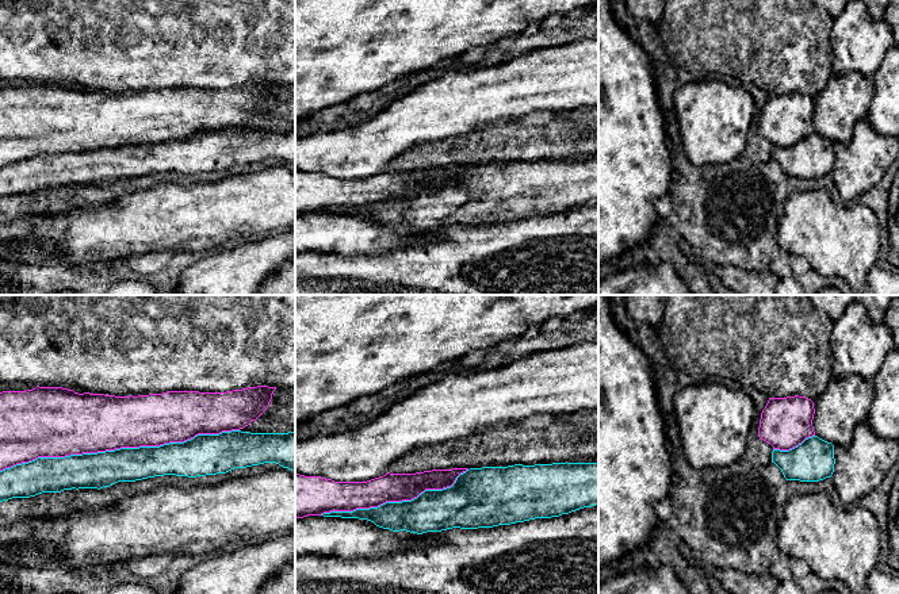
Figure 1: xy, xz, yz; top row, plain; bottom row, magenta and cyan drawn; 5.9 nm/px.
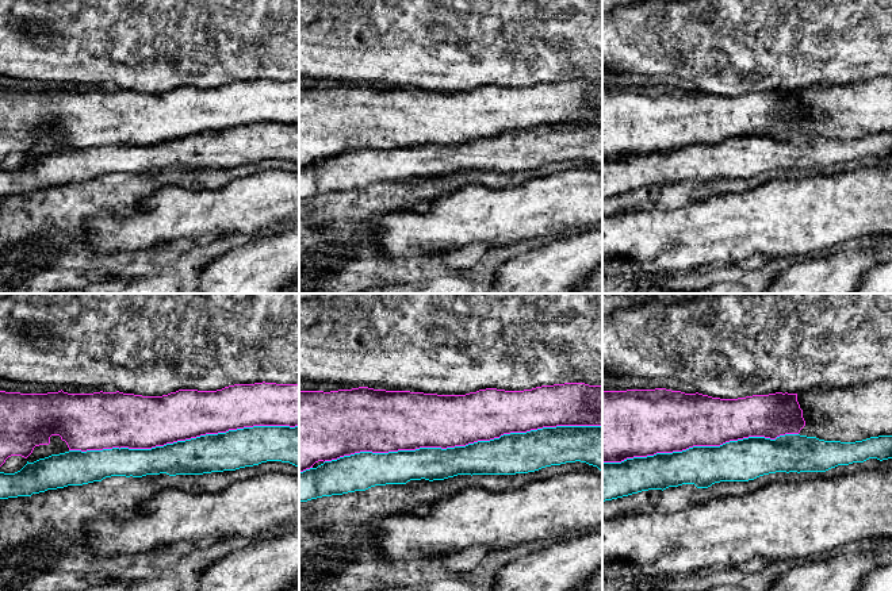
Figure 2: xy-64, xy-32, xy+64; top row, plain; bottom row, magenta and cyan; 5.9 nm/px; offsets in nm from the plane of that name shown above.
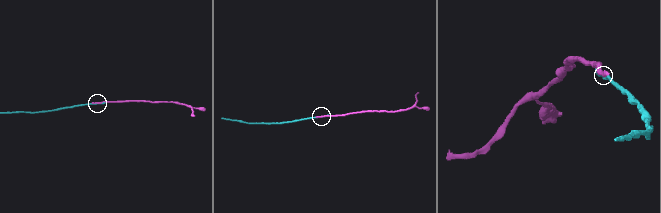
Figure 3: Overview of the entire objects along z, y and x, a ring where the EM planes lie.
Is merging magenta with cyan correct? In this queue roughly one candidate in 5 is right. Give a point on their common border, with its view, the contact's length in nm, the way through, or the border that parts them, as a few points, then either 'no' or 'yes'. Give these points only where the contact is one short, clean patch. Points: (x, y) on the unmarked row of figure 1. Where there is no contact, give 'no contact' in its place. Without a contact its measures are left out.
contact xy (119, 145); length 1450 nm; no

